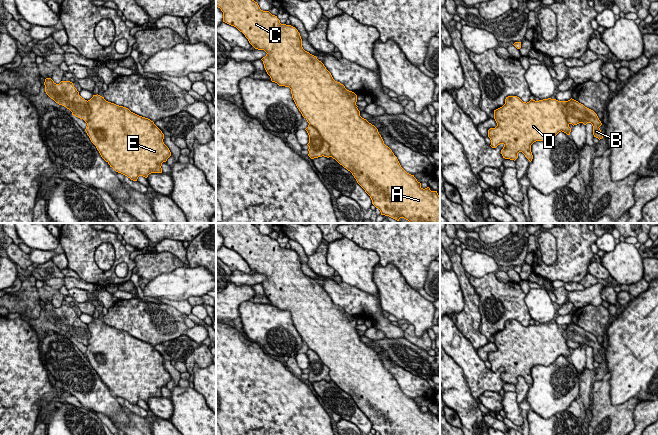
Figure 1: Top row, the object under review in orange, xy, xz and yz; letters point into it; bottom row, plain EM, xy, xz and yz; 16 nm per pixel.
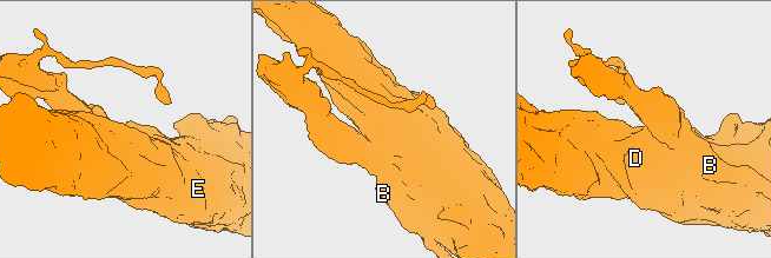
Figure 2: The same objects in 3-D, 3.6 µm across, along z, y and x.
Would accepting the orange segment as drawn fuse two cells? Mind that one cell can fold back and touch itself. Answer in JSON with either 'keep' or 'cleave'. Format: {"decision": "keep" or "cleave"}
{"decision": "cleave"}

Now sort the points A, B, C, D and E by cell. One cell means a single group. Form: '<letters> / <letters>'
A C D E / B

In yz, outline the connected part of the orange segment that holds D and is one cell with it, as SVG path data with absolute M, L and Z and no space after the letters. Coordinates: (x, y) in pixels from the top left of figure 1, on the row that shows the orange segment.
M508 96L505 104L494 110L495 128L488 130L491 147L503 144L503 158L516 160L522 152L531 162L531 145L536 141L549 142L559 132L570 135L571 128L563 107L567 101L543 99L523 102L517 96Z

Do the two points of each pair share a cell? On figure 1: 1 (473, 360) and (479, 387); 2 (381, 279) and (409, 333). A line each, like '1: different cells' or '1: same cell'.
1: same cell
2: different cells

